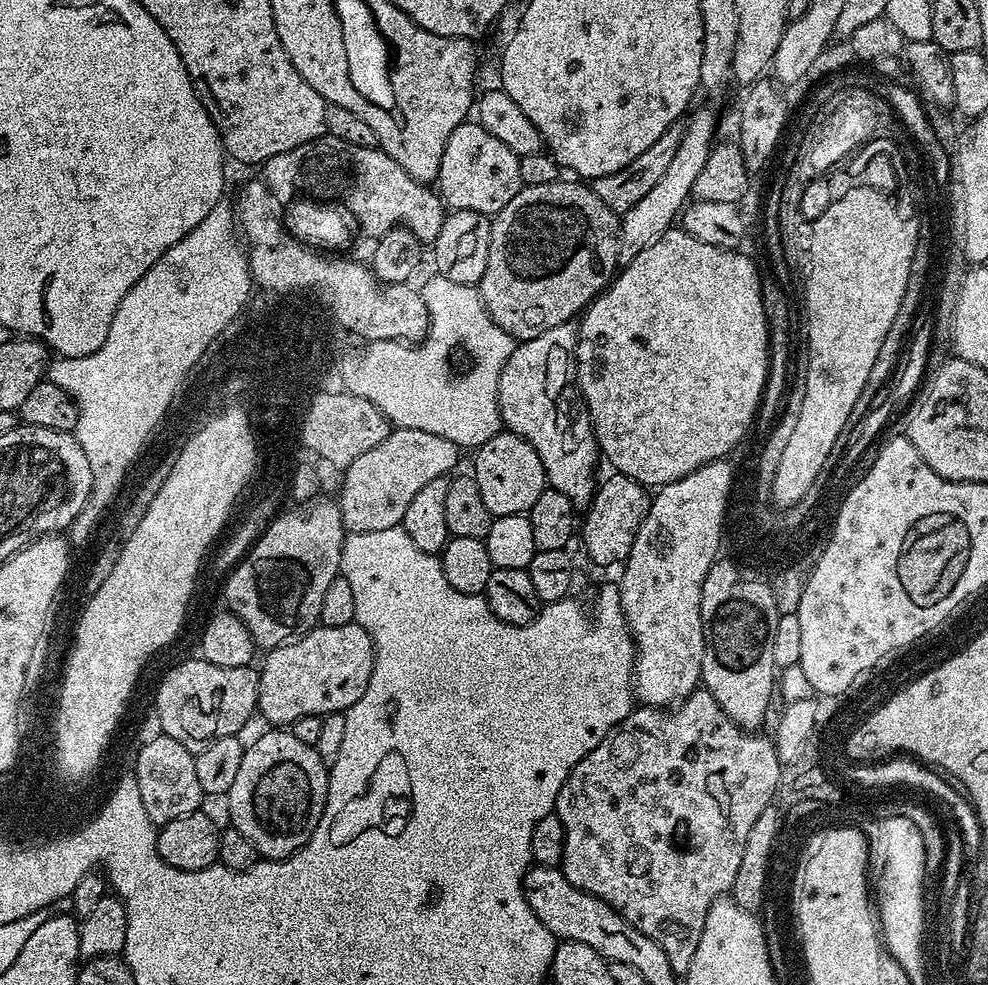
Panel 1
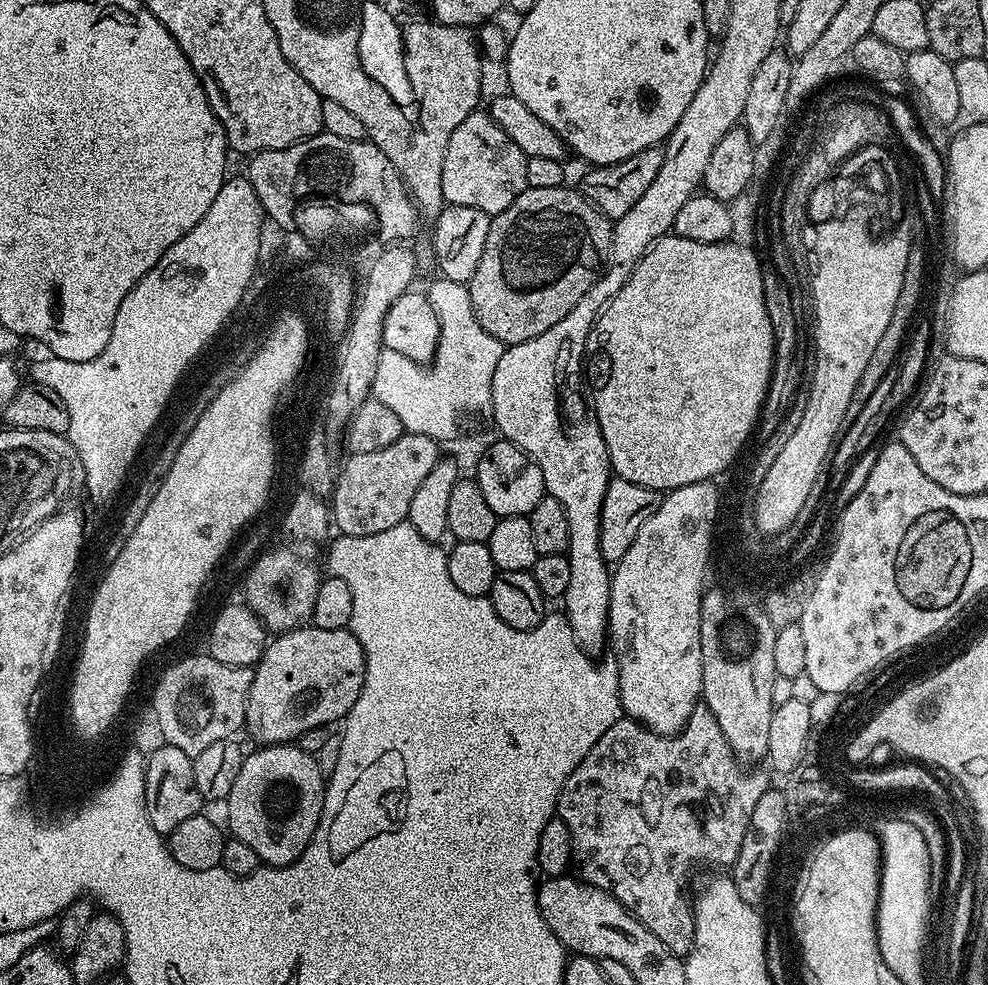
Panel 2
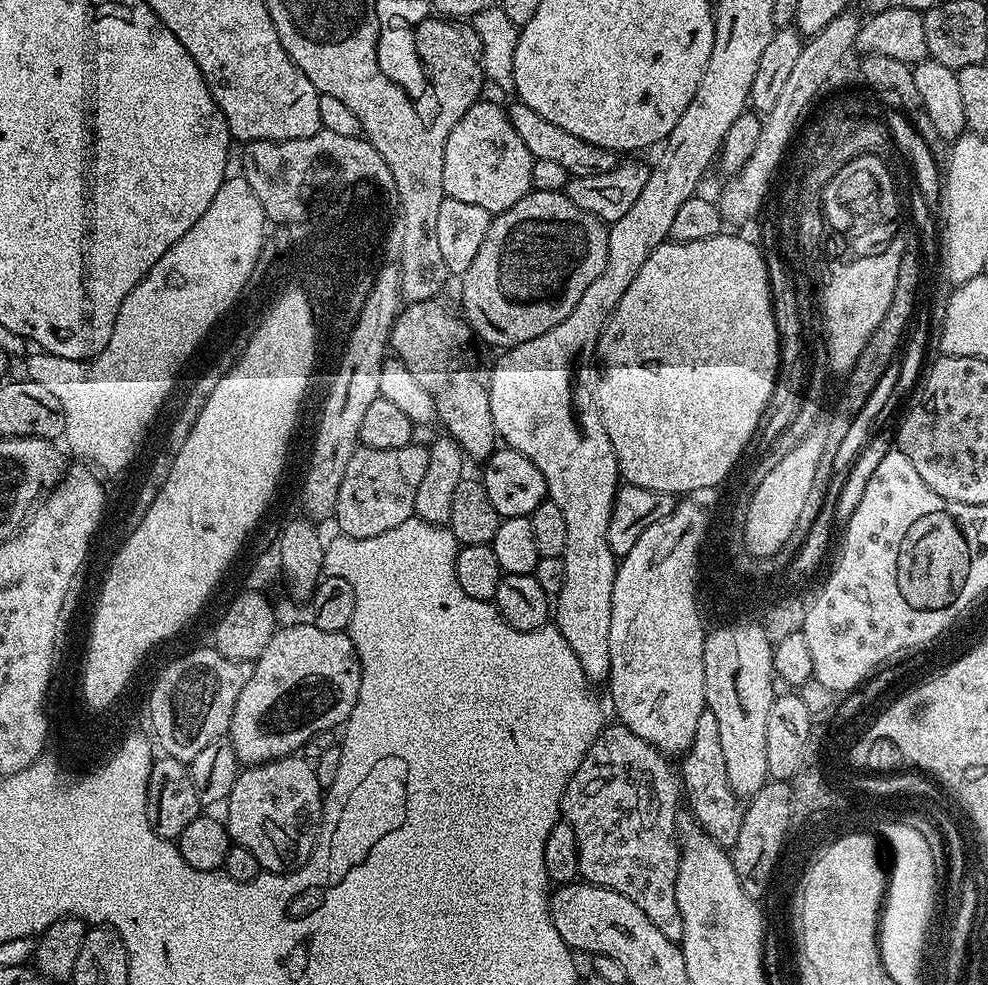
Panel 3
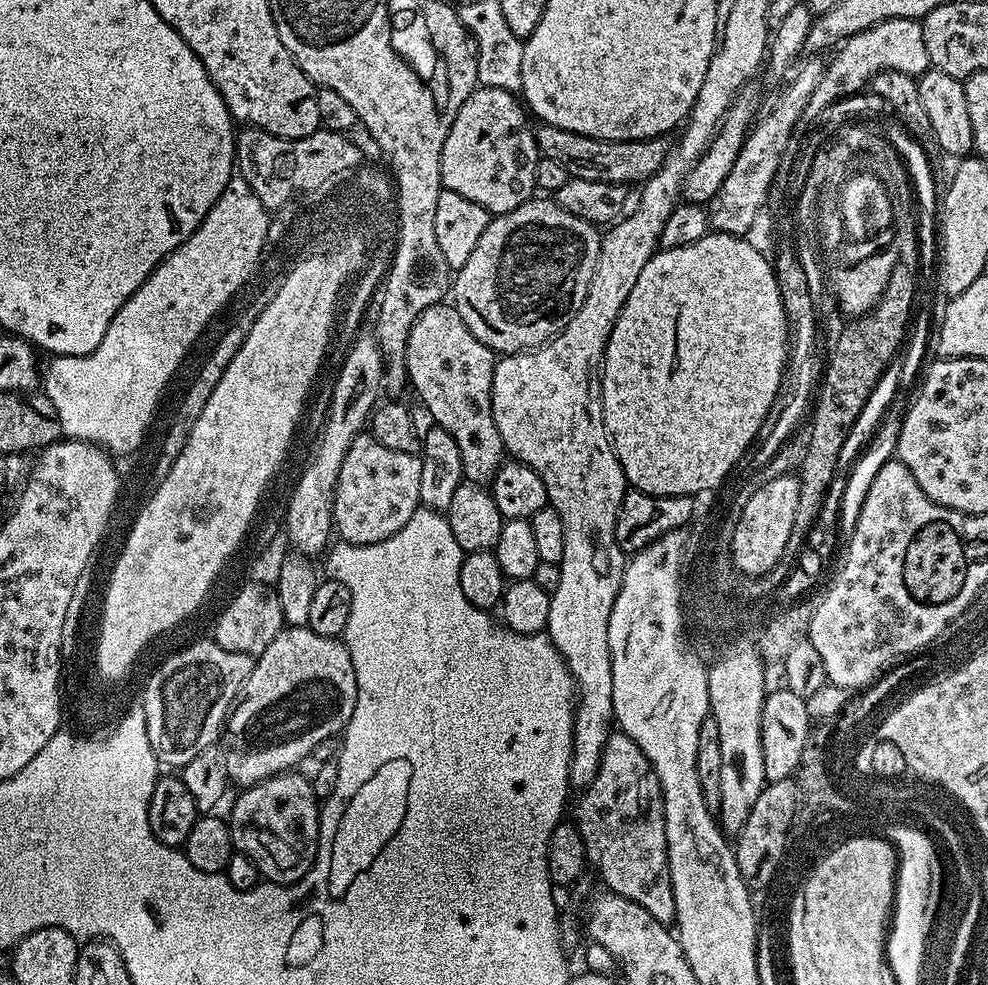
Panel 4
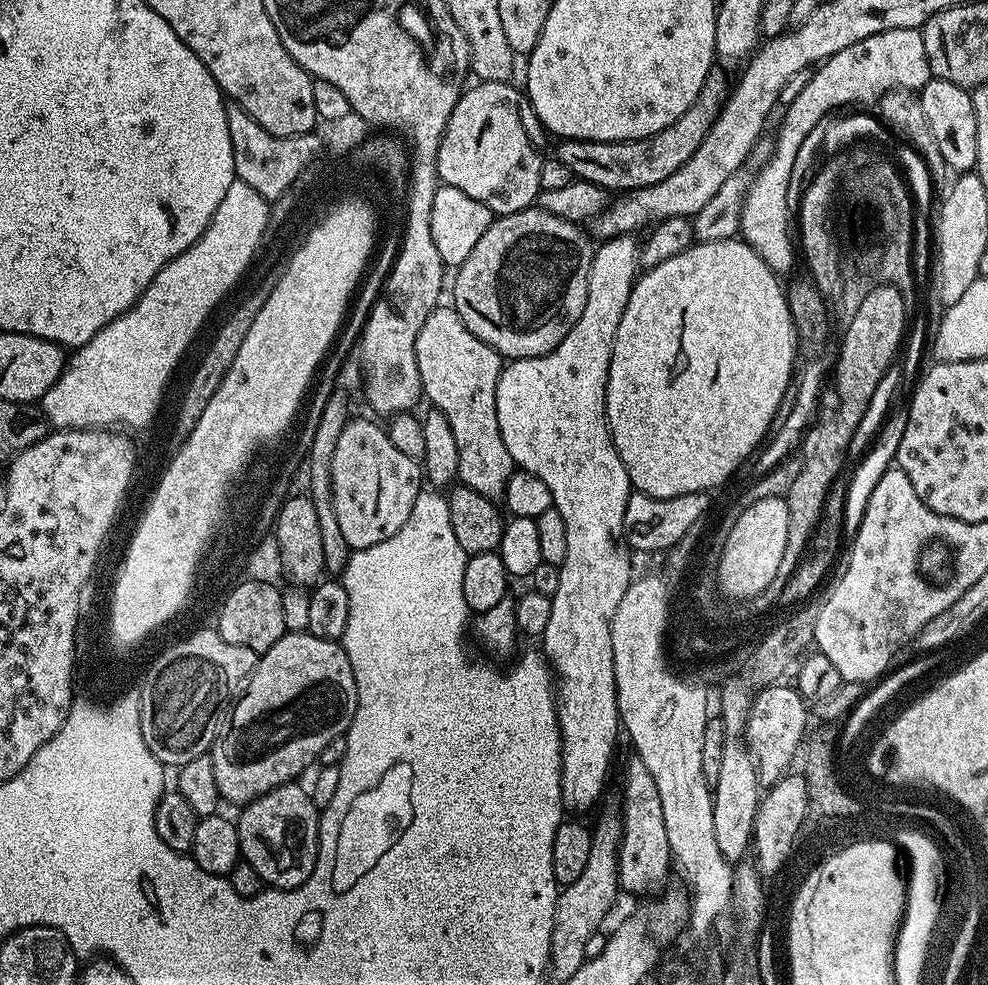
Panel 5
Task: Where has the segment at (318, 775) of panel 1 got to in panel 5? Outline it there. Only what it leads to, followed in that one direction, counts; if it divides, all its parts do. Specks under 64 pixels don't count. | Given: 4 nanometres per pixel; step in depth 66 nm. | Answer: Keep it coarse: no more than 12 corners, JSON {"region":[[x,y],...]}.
{"region":[[283,784],[239,809],[243,863],[297,888],[320,853],[307,787]]}

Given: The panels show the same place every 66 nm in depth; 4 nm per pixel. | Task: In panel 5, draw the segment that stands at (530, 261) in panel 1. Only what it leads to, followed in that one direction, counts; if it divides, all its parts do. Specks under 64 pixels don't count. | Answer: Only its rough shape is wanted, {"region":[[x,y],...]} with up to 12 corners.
{"region":[[538,206],[493,219],[451,303],[514,361],[582,318],[594,244]]}

